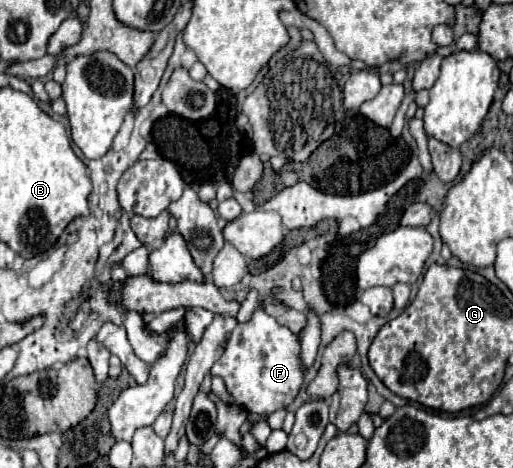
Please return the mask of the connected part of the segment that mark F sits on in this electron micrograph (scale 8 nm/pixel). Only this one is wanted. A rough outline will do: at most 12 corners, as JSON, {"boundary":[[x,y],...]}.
{"boundary":[[257,308],[211,374],[267,418],[303,384],[299,336]]}

